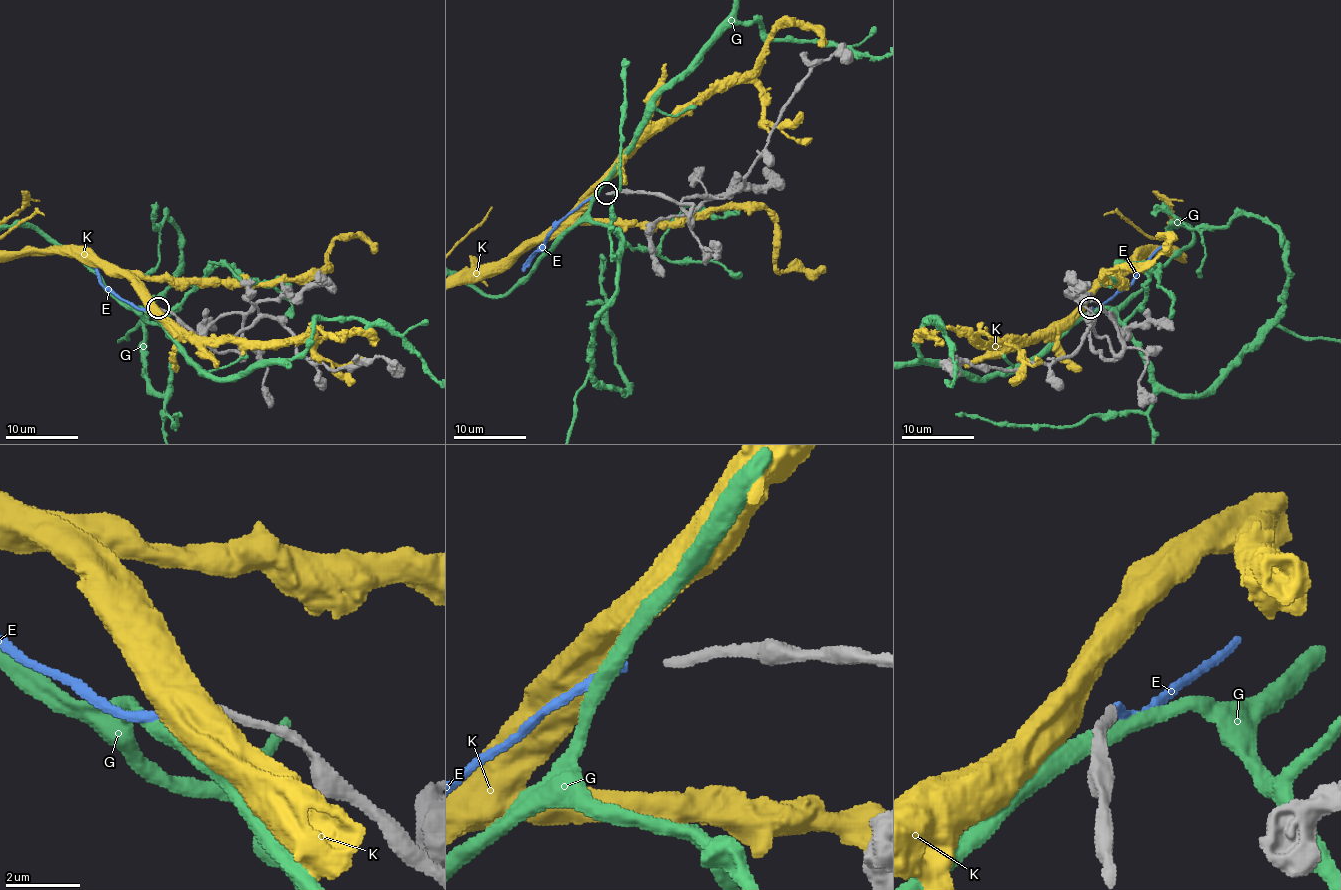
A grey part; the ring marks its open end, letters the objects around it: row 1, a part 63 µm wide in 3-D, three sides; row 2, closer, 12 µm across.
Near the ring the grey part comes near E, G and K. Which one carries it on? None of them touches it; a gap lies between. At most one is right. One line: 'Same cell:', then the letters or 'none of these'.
Same cell: E

